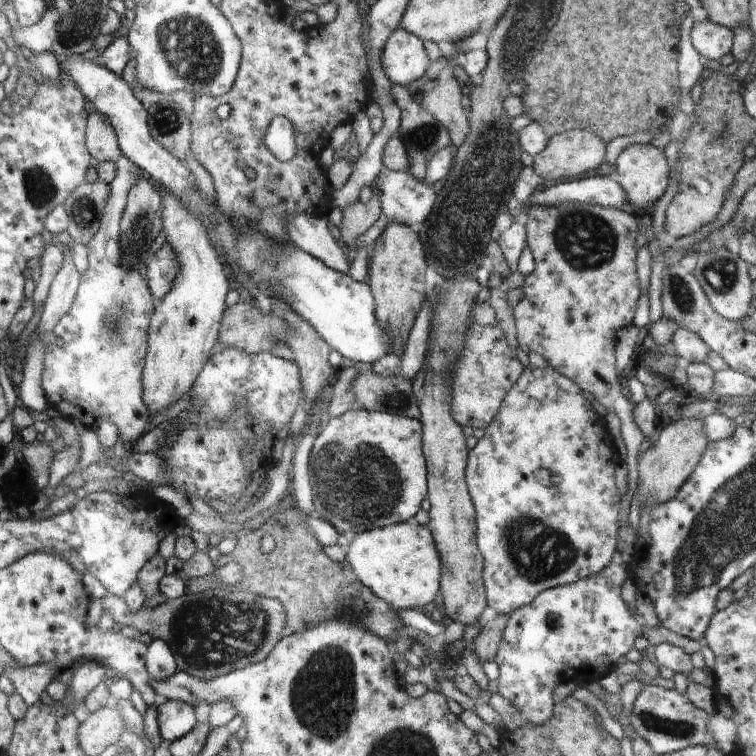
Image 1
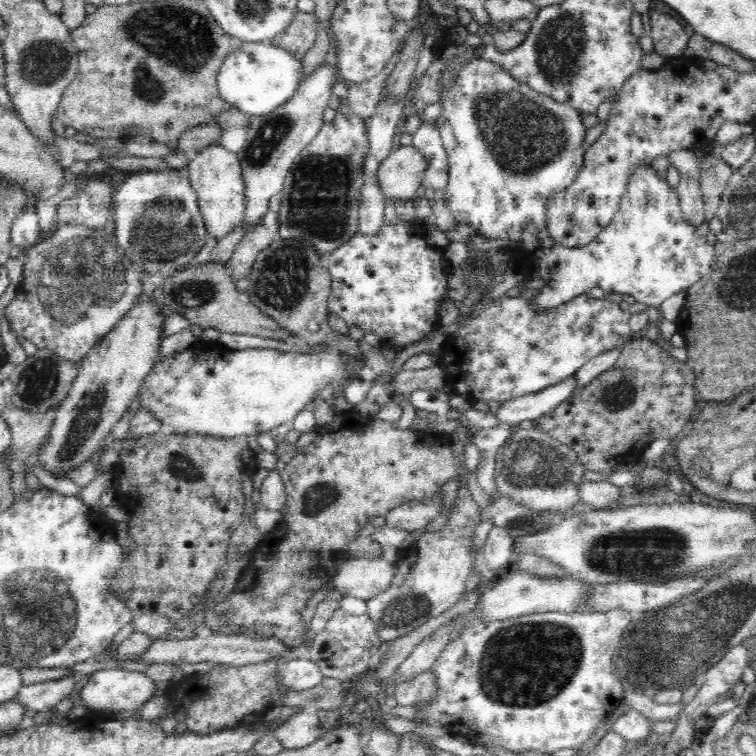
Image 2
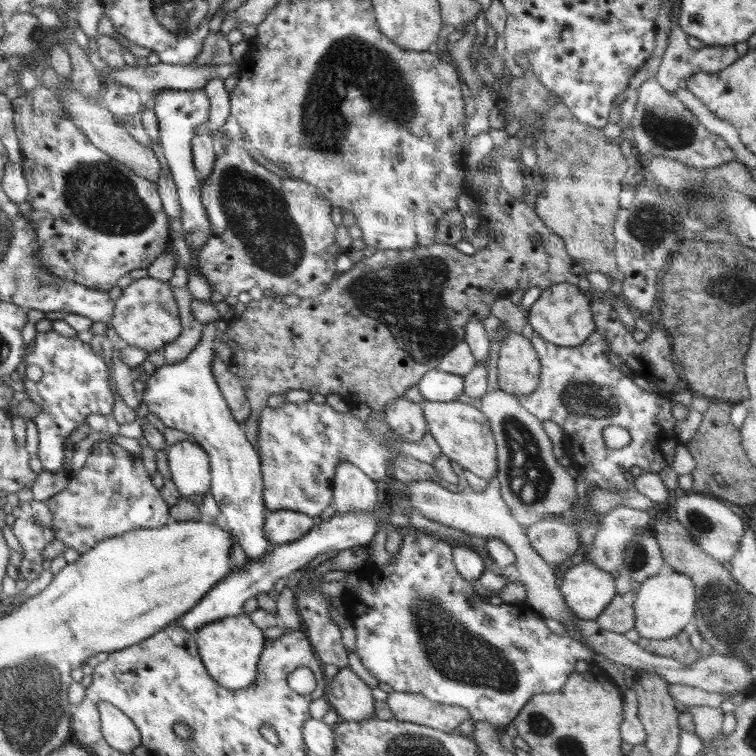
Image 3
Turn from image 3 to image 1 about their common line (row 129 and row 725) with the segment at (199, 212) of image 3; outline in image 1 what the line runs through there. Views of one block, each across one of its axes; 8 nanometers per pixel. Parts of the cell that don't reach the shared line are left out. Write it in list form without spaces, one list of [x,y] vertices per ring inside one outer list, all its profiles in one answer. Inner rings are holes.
[[[166,700],[158,707],[160,739],[175,741],[188,734],[198,723],[194,708],[180,701]]]

